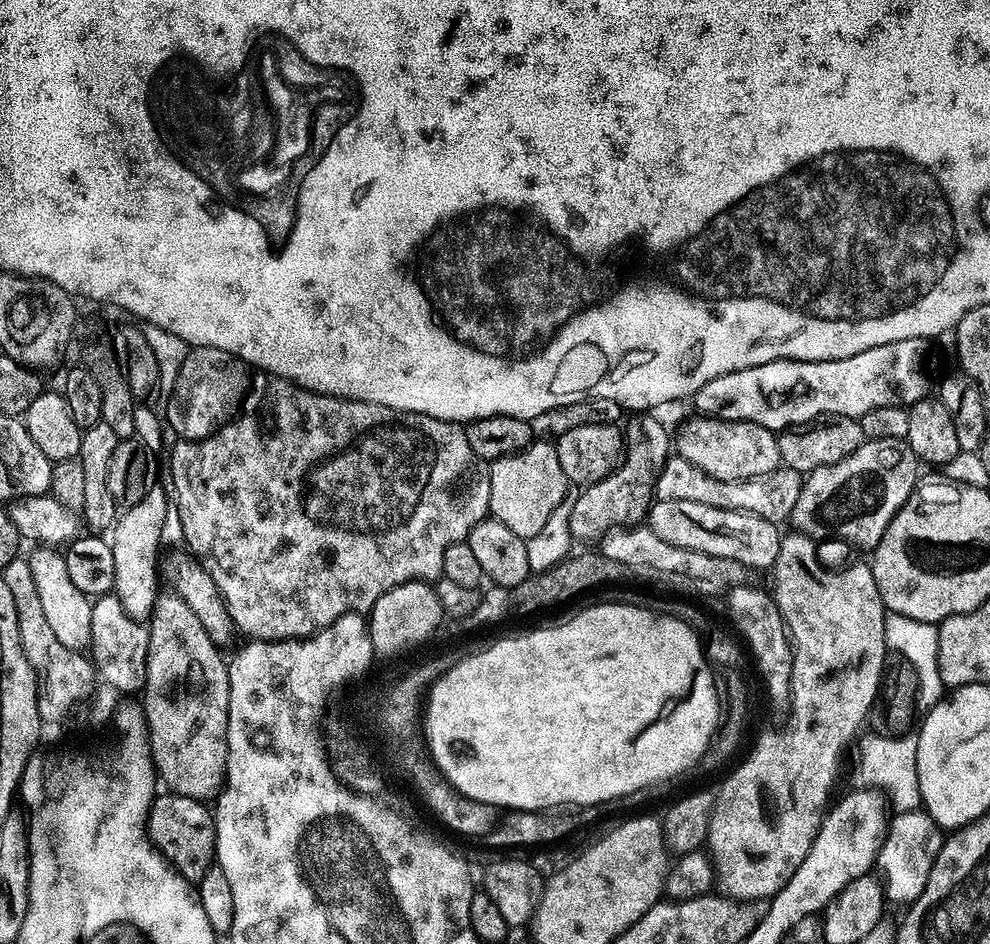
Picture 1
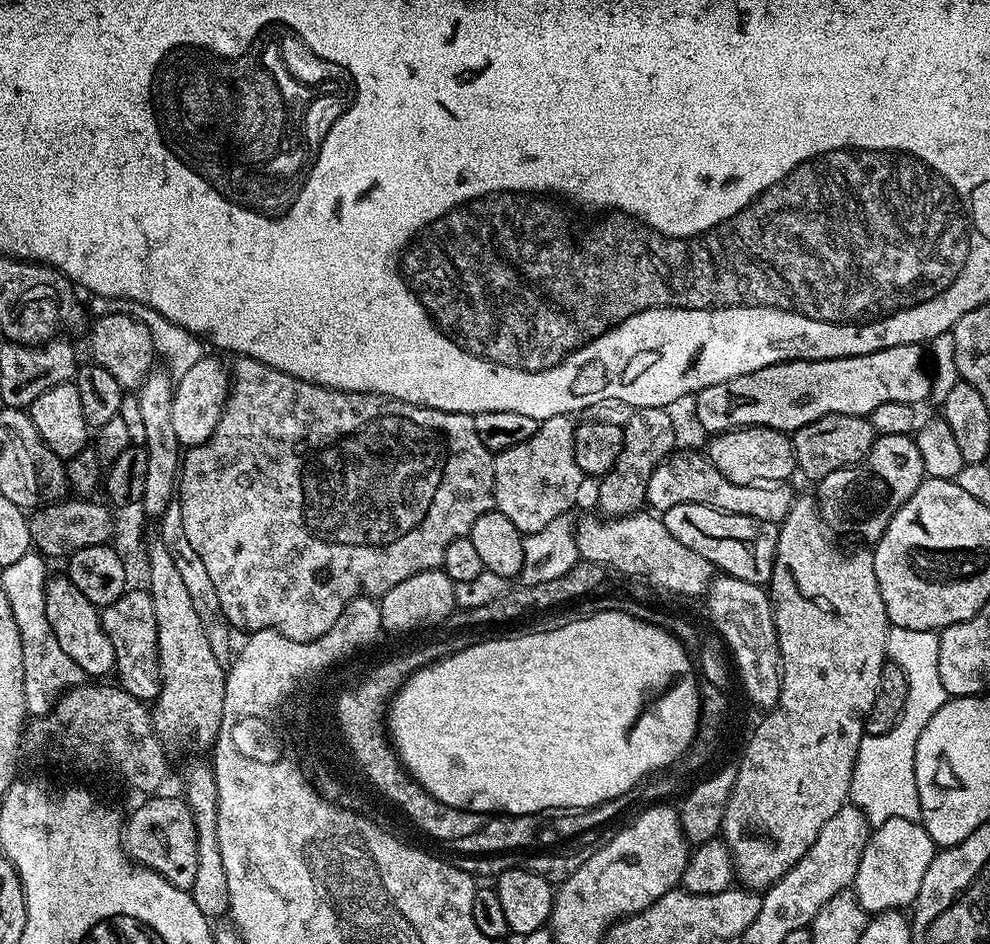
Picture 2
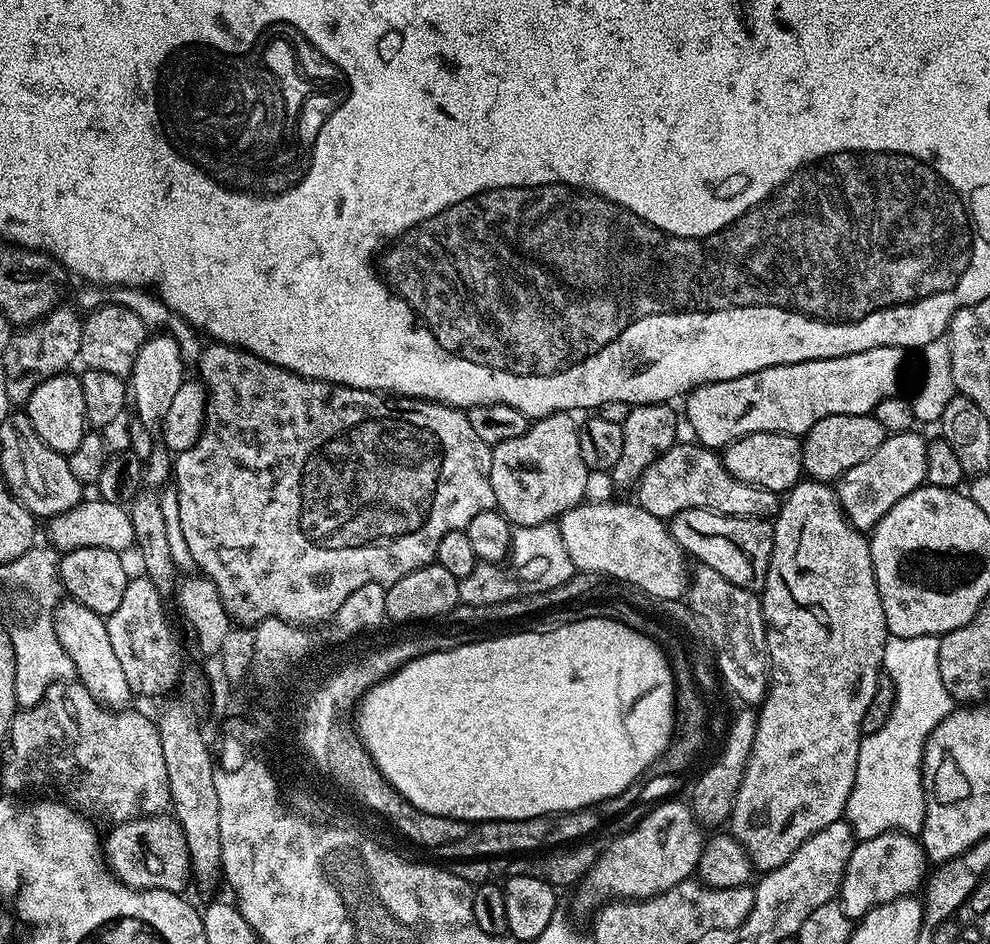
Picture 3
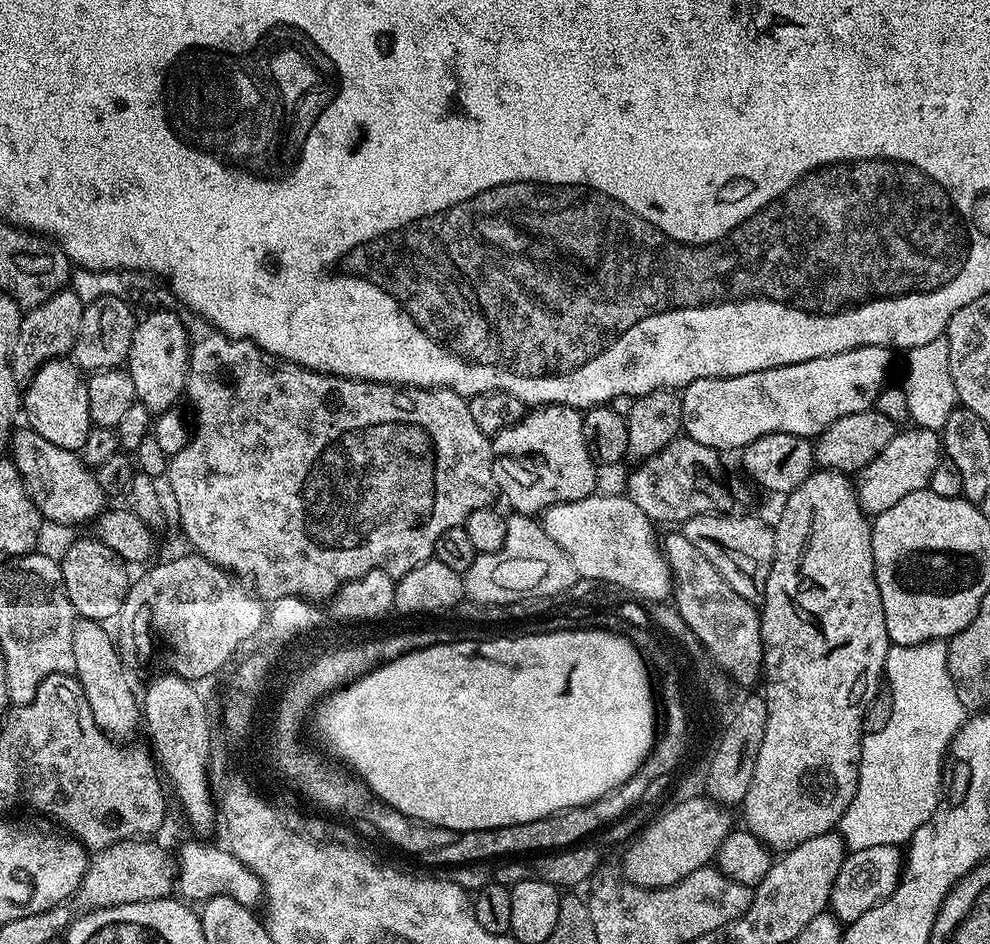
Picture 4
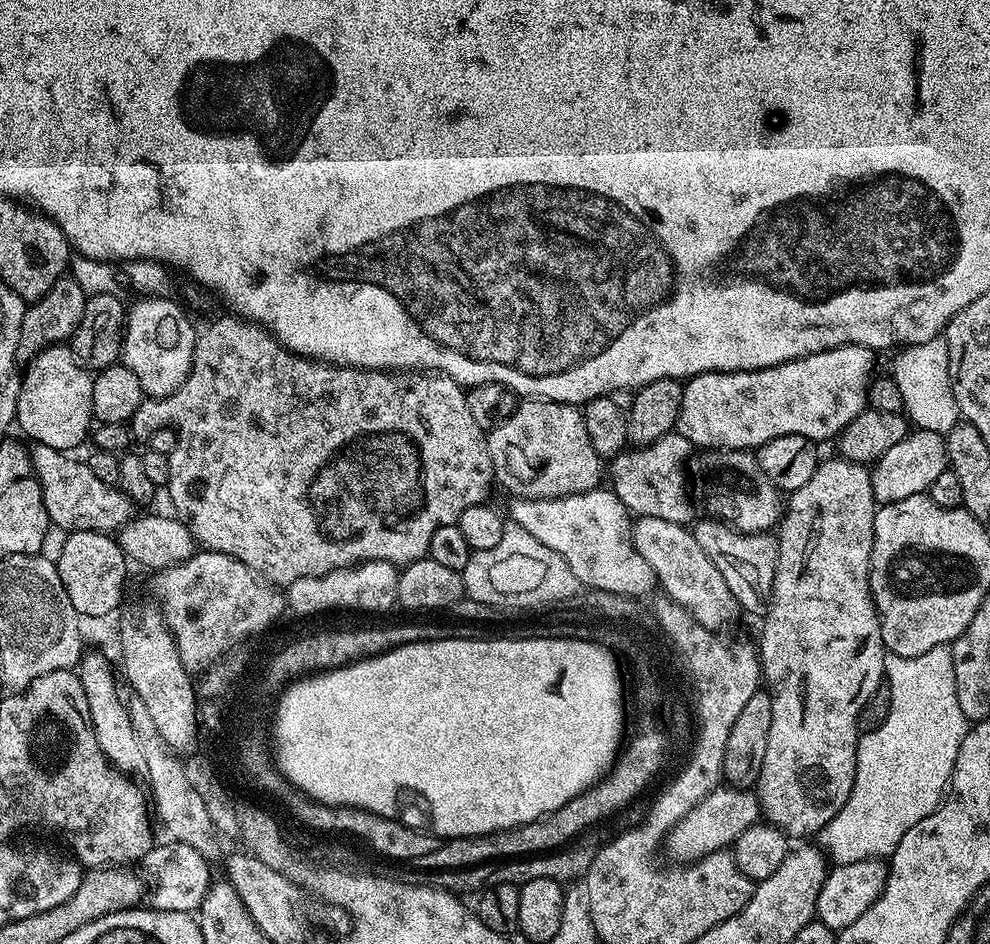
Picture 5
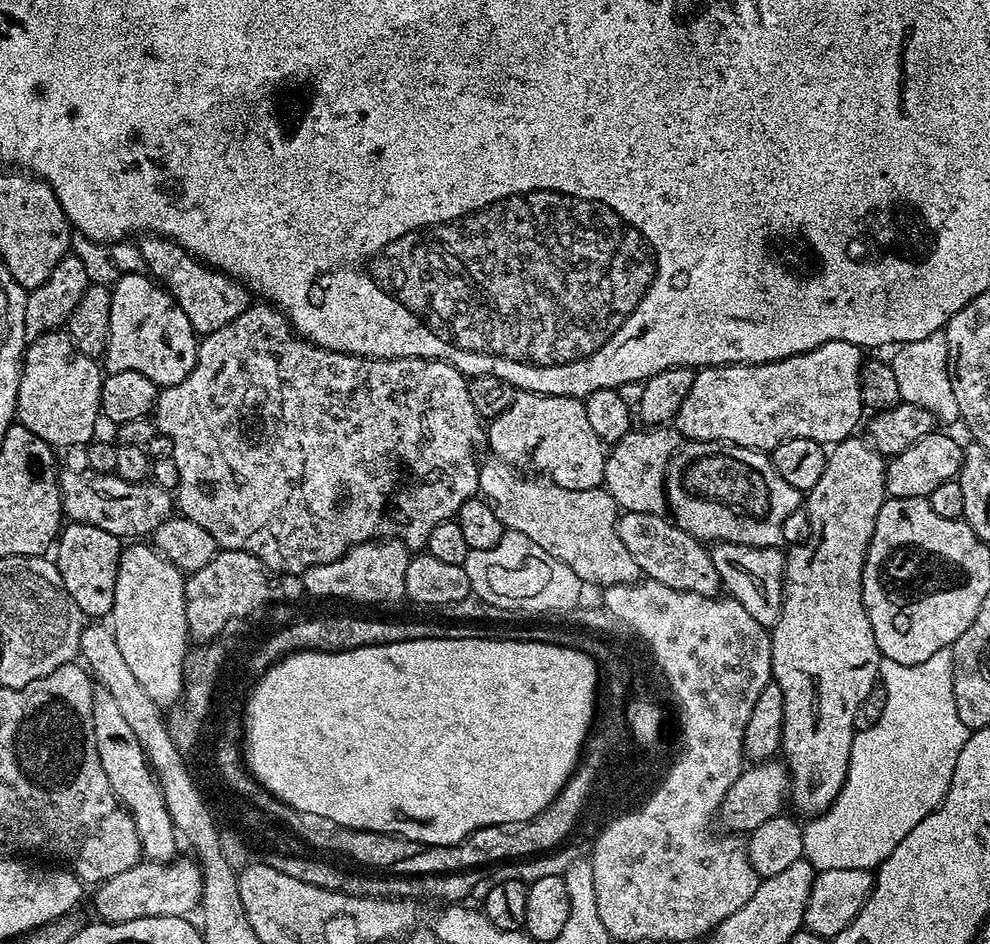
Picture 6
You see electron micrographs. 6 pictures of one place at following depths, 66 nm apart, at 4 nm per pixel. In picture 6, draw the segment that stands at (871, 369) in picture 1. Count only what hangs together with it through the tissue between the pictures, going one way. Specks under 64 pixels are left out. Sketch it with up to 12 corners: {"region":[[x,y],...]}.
{"region":[[862,350],[696,372],[674,427],[765,454],[857,431]]}

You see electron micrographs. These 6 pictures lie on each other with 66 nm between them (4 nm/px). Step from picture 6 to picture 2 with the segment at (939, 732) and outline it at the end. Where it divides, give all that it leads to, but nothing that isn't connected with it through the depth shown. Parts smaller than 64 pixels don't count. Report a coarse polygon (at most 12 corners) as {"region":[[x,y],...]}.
{"region":[[889,627],[904,675],[889,732],[861,738],[848,791],[872,828],[921,819],[914,750],[950,699],[939,635]]}

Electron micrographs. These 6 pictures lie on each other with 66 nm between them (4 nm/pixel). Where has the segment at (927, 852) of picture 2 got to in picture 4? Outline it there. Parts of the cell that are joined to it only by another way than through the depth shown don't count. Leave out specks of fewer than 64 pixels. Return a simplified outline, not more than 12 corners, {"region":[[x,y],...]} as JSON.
{"region":[[895,844],[848,852],[828,908],[852,924],[900,885]]}

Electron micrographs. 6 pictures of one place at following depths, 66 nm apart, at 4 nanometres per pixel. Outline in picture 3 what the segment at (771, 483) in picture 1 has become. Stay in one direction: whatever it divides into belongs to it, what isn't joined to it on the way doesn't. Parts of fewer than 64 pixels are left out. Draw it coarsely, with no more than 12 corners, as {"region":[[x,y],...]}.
{"region":[[677,442],[635,499],[668,522],[682,510],[775,517],[781,497],[734,478],[713,449]]}

